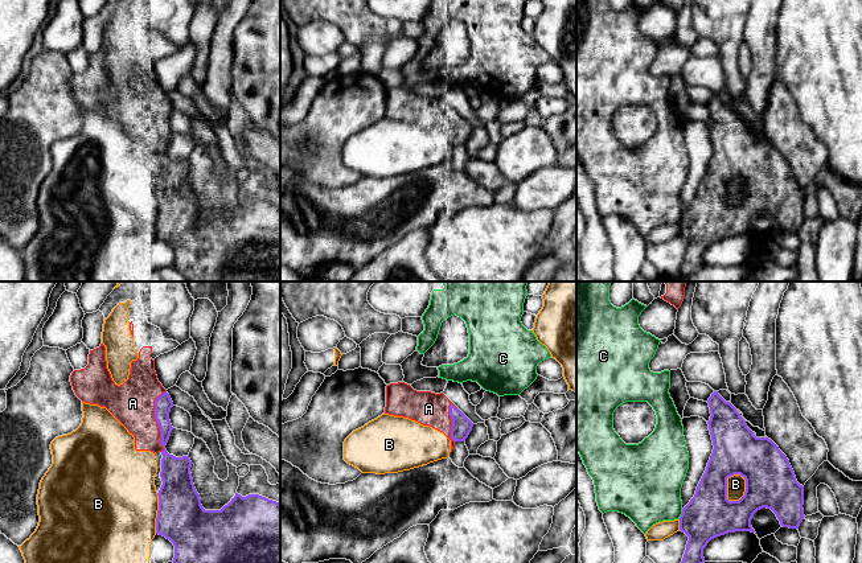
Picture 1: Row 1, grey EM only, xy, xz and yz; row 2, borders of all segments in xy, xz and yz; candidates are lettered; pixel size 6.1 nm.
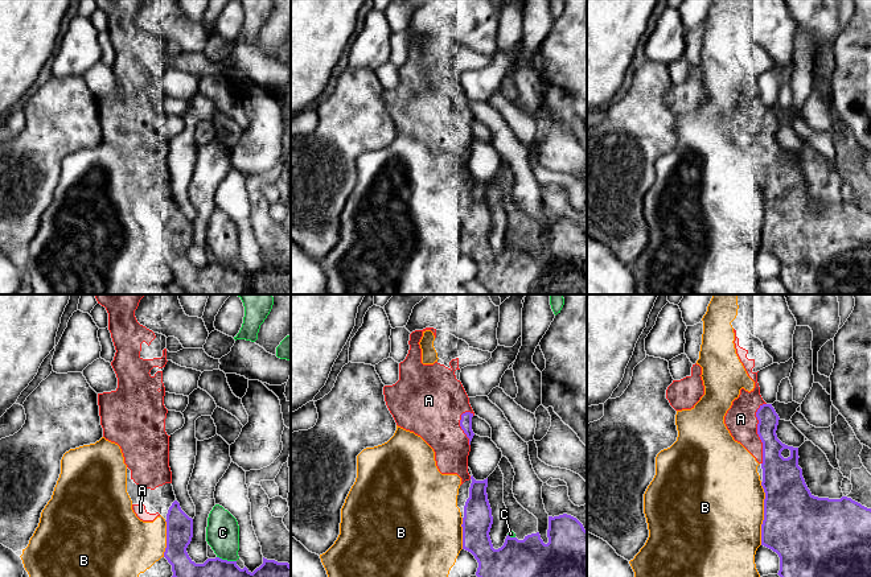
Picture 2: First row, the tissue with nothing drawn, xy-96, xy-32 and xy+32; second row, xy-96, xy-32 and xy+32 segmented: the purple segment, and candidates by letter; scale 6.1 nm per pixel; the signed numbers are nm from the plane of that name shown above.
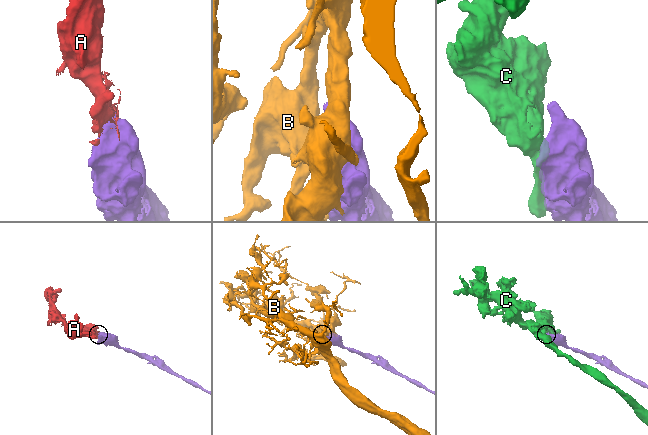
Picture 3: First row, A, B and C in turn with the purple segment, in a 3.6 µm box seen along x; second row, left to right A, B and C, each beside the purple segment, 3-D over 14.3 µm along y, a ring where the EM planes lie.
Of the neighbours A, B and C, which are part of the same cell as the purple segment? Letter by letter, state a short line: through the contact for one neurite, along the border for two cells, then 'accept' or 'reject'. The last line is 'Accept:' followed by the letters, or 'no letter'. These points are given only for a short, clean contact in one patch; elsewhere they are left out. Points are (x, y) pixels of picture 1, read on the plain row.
A: accept
B: reject
C: reject
Accept: A

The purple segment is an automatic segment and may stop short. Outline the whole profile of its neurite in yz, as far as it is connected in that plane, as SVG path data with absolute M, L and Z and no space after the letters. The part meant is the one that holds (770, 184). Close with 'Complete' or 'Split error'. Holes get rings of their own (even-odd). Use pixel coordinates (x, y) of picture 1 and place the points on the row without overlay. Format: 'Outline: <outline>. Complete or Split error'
Outline: M718 95L711 98L707 107L711 118L707 128L714 153L694 201L680 221L680 234L689 241L681 266L684 276L694 275L705 267L703 252L711 243L735 235L755 237L751 223L763 211L771 213L783 231L799 233L805 221L804 190L797 186L789 164L779 151L768 141L756 141L736 112ZM734 178L746 184L746 196L739 205L727 204L727 182Z. Complete

